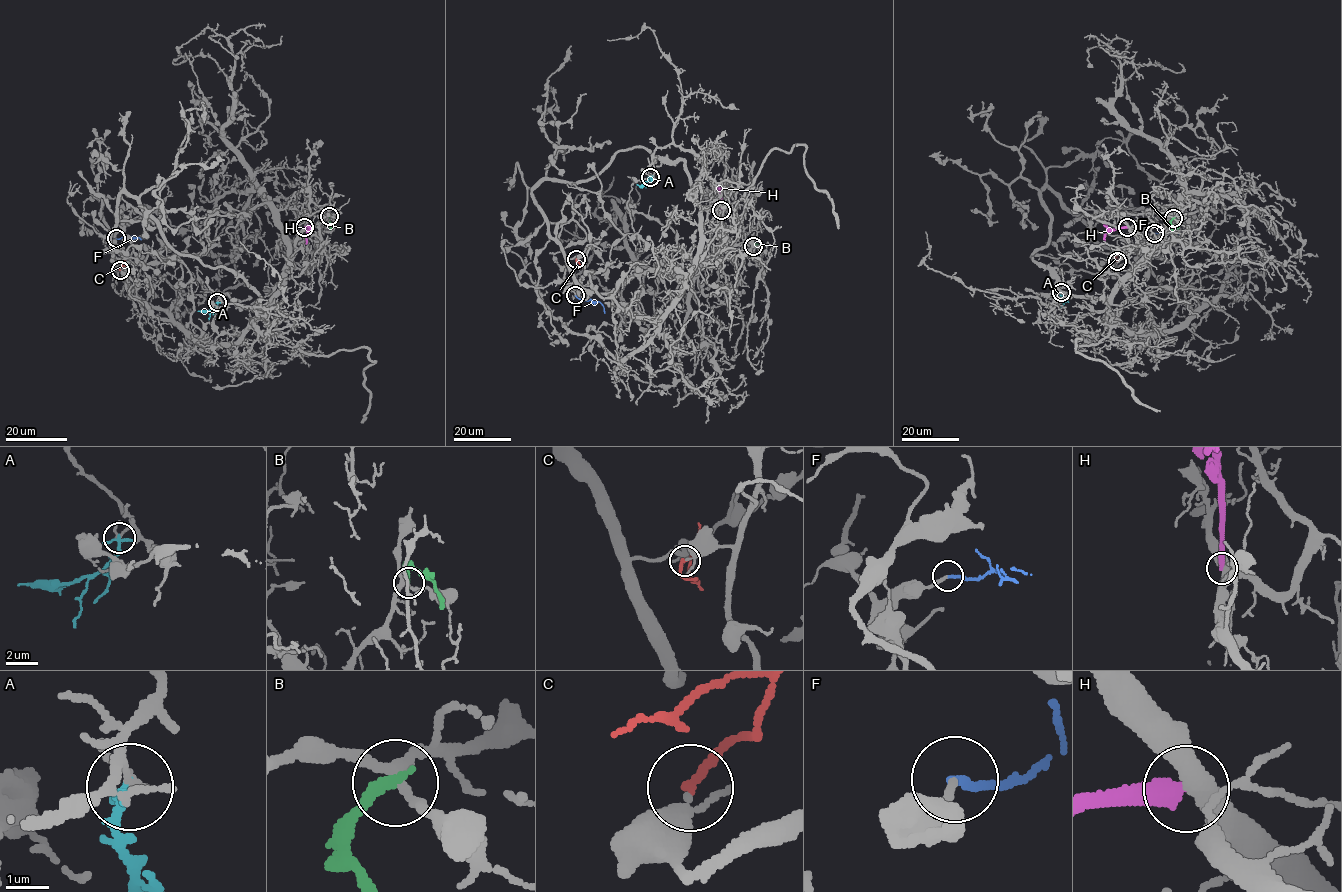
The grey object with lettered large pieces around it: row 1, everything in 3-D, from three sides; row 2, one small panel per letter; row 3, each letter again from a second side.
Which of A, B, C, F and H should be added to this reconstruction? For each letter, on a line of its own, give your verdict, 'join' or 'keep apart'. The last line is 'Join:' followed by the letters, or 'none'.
A: keep apart
B: keep apart
C: keep apart
F: join
H: keep apart
Join: F

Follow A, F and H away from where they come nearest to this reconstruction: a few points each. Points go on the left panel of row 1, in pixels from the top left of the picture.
A: (217, 301), (213, 308), (197, 311)
F: (116, 239), (140, 238)
H: (304, 227), (309, 229), (306, 244)

